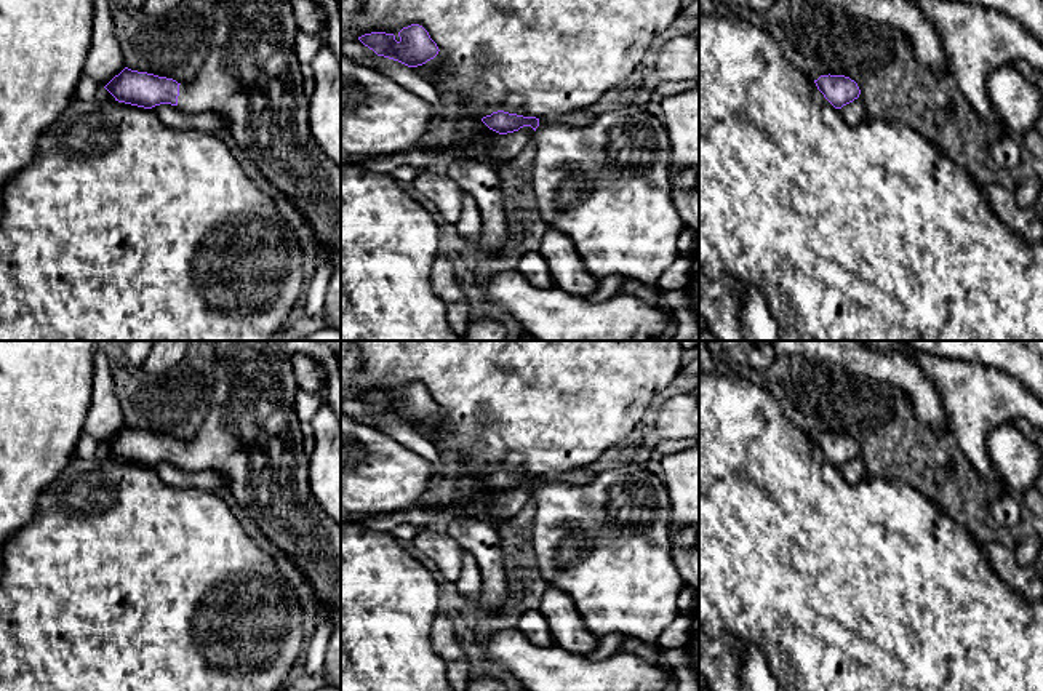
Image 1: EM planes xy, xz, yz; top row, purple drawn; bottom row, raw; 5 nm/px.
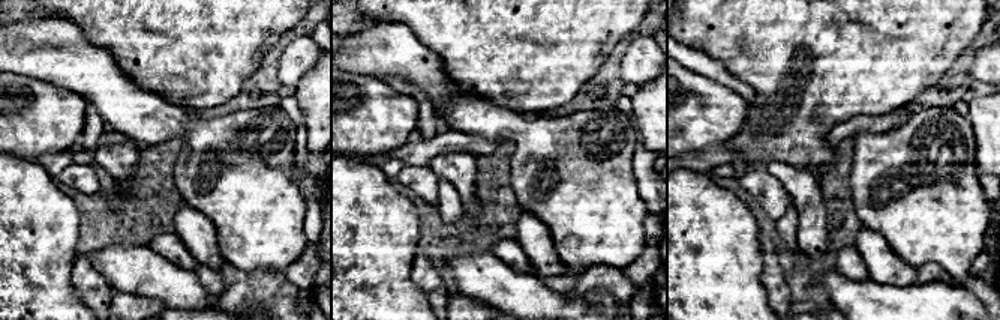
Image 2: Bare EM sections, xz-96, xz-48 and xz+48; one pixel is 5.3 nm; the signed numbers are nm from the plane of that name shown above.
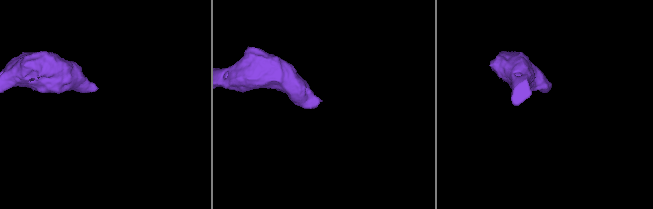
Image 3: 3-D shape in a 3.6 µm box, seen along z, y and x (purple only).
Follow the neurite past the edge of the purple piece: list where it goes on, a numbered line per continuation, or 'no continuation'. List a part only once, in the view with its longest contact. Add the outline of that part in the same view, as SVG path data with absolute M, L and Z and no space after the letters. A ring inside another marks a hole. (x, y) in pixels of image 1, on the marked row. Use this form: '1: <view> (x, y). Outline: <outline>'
1: xy (251, 77). Outline: M213 0L211 21L208 54L197 75L179 85L176 107L189 114L221 115L229 125L232 139L264 178L298 205L315 232L320 251L328 251L336 267L341 262L341 166L325 155L310 133L309 96L304 93L301 61L294 51L299 29L293 0Z

